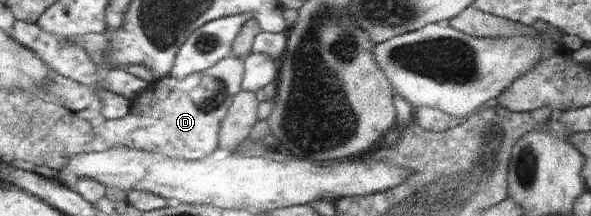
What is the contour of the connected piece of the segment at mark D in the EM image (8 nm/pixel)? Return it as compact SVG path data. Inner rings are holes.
M229 55L218 61L213 67L201 73L189 74L185 79L174 80L169 76L150 82L144 92L130 101L130 108L125 117L118 120L106 120L100 127L93 129L95 137L102 137L108 148L125 147L129 149L146 149L174 157L180 160L202 160L219 147L218 133L220 123L226 116L233 98L241 91L244 58Z

